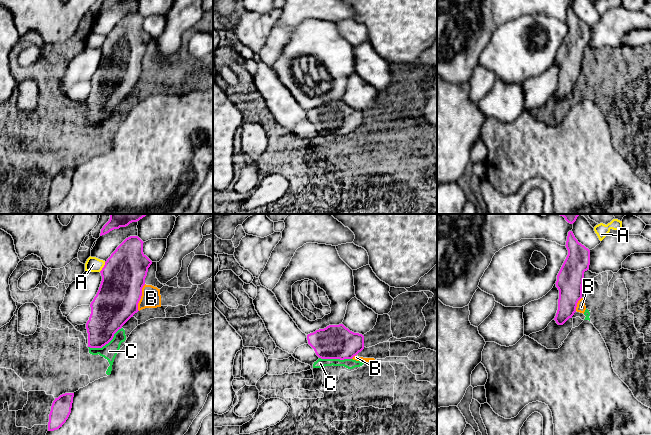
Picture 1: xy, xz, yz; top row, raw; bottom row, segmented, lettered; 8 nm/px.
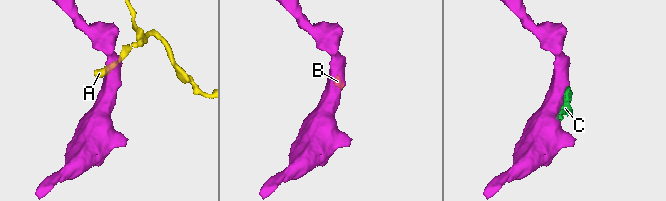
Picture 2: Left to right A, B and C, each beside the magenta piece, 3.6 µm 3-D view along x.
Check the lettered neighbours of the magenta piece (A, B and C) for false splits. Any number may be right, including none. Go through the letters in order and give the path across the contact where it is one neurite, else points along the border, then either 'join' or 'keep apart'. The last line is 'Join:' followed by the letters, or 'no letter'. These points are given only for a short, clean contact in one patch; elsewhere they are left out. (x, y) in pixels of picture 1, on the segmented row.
A: along xy (105, 262), (99, 271) | keep apart
B: along xy (145, 284), (141, 290), (138, 310) | keep apart
C: keep apart
Join: no letter

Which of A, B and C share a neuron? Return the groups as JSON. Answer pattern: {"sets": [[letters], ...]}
{"sets": [["A"], ["B", "C"]]}

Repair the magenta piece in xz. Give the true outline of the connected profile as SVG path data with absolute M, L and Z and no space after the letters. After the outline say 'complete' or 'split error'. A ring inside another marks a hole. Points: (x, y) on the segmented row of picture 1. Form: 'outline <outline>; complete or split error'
outline M343 324L329 325L324 329L316 330L307 335L307 340L321 359L352 359L364 349L364 336L350 331Z; complete

